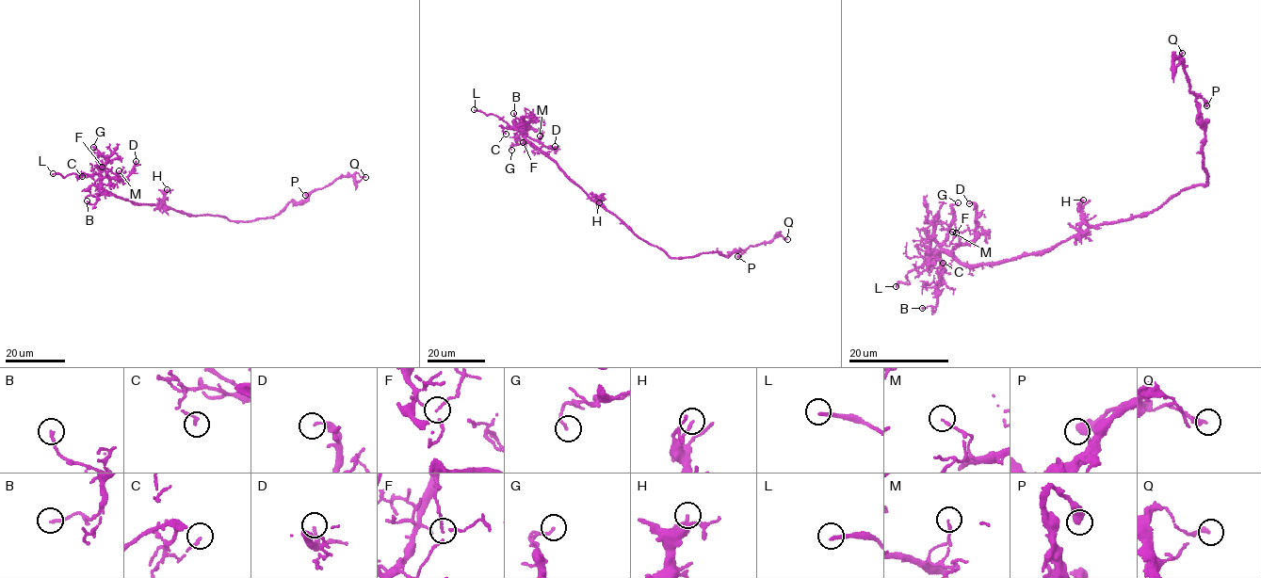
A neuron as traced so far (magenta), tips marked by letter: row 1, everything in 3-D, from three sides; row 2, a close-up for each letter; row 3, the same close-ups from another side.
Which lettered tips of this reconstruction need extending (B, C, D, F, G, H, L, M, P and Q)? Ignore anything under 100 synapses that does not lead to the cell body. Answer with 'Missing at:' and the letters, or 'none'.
Missing at: L

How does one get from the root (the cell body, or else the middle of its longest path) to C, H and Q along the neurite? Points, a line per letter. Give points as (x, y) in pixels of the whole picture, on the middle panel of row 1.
C: (629, 229), (591, 200), (555, 163), (525, 138), (521, 131), (505, 127), (502, 131), (506, 134)
H: (629, 229), (599, 202)
Q: (629, 229), (671, 257), (684, 258), (717, 252), (730, 256), (780, 235), (787, 239)

